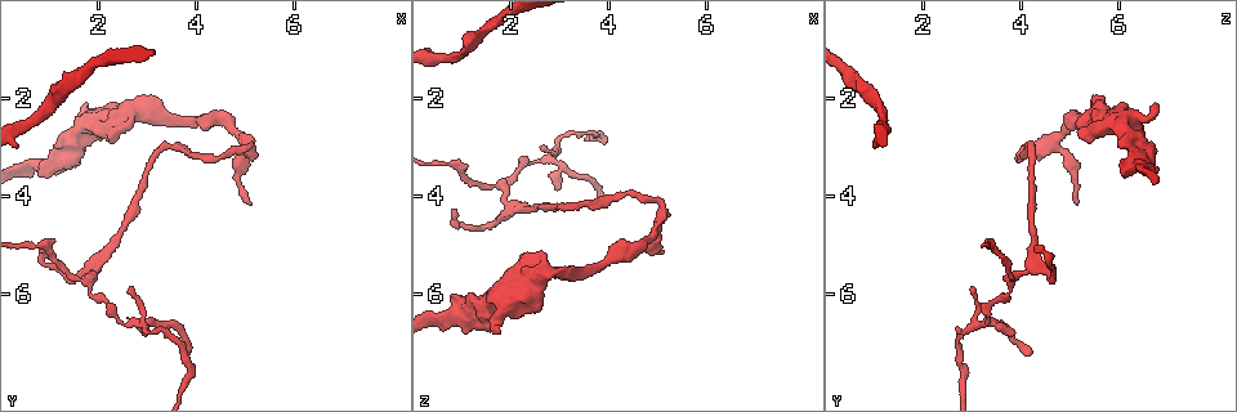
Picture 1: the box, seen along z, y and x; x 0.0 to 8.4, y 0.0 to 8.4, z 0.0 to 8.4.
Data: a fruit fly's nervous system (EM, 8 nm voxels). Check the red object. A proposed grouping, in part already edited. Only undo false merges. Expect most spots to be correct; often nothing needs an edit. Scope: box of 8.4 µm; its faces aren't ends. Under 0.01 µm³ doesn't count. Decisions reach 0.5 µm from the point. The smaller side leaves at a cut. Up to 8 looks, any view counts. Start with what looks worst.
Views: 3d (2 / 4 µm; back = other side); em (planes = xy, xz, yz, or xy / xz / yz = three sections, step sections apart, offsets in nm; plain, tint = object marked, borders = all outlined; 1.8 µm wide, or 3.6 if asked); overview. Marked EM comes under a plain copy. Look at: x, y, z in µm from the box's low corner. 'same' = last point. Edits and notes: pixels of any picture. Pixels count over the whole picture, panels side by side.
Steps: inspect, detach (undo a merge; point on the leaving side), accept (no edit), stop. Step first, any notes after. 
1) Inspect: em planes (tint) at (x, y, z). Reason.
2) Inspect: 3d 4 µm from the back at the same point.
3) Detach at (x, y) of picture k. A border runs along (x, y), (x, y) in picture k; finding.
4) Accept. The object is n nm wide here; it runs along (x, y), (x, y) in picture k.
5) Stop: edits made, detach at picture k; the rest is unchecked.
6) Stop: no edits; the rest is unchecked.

Inspect: 3d 4 µm from the back at (4.95, 2.85, 4.70). A narrow waist.

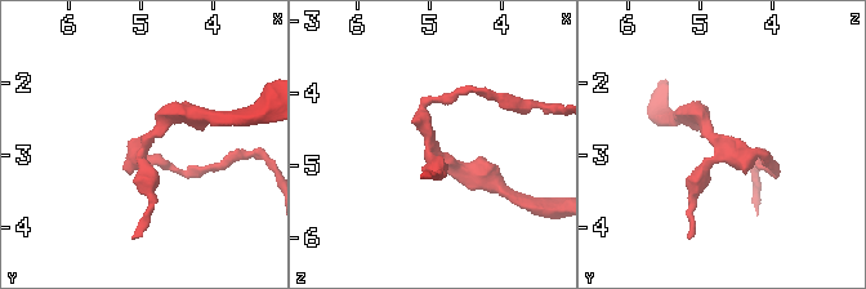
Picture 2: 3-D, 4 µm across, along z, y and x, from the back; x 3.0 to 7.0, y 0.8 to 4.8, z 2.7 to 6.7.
Inspect: em planes (tint) at (4.90, 2.85, 4.70). 3 arms meet here; now the EM.

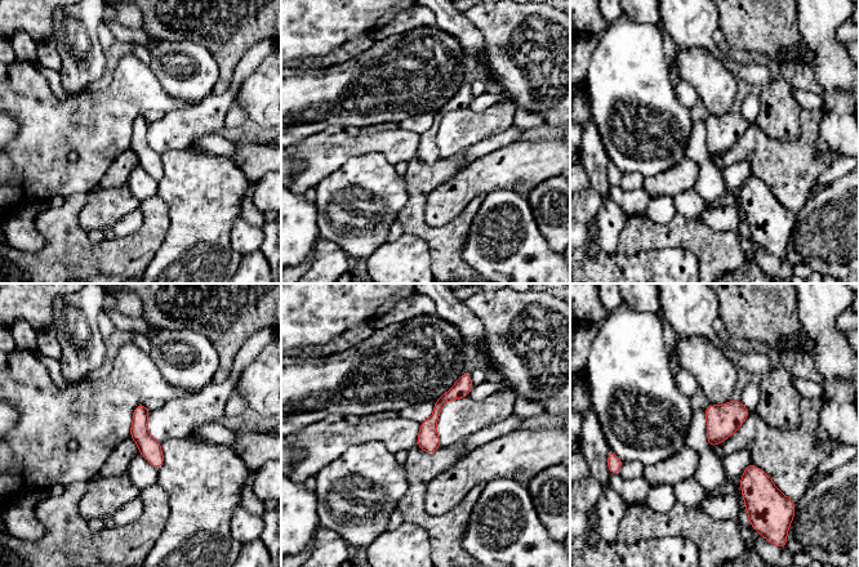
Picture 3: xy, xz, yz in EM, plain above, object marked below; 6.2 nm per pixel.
Accept. It runs along (466, 375), (437, 406), (427, 449) in picture 3; one neuron here.

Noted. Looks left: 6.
Inspect: em planes (tint) at (0.60, 3.35, 6.45). Sudden change in width.

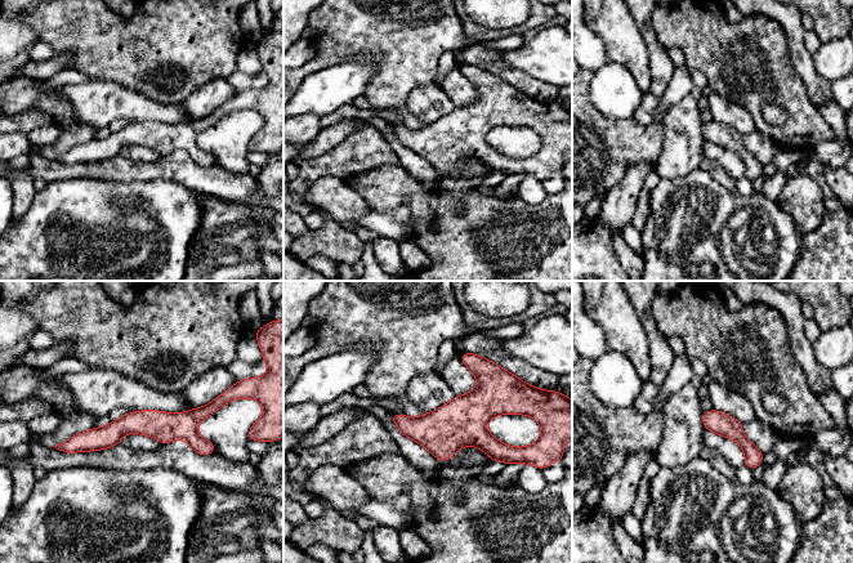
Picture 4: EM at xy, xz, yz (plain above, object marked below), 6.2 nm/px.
Accept. It runs along (214, 406), (66, 448) in picture 4; continuous, no second neuron.

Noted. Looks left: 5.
Inspect: em planes (tint) at (2.75, 6.55, 3.25). Three arms meet.

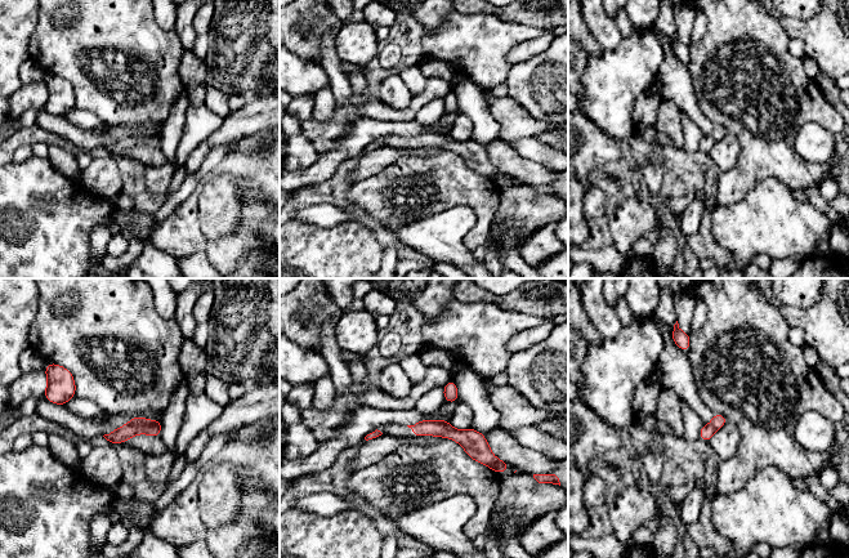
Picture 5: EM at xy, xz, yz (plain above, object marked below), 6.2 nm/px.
Accept. The object is 90 nm wide here; it runs along (415, 428), (464, 437), (490, 463) in picture 5; all the same neuron.

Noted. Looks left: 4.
Inspect: em 3.6 µm planes (tint) at (2.25, 2.50, 5.75). Sharp bend.

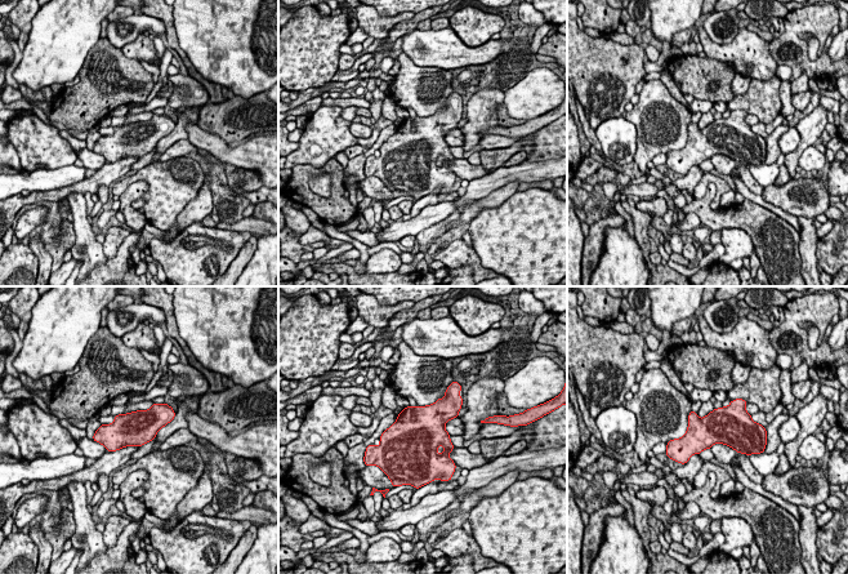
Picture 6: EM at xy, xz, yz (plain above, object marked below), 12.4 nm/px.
Accept. The object is 420 nm wide here; continuous, no second neuron.

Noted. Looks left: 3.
Stop: no edits; the rest is unchecked.

